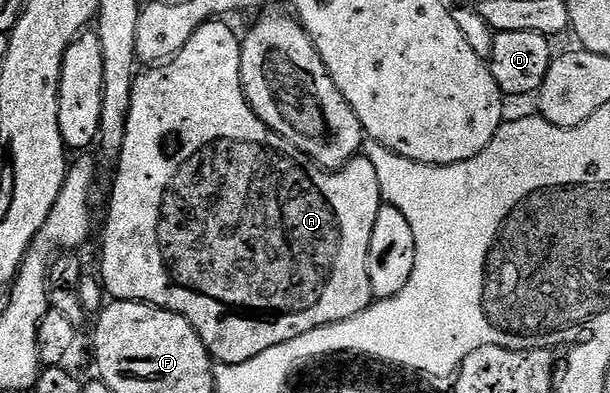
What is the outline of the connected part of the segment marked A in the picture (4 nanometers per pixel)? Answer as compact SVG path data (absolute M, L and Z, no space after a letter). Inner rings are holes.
M213 19L206 22L205 25L200 25L198 31L194 31L194 35L190 35L190 39L176 52L172 60L165 61L155 67L145 68L137 76L132 88L130 115L126 119L126 139L118 162L120 174L117 175L116 182L112 185L112 202L108 205L108 222L104 225L104 250L100 253L100 273L98 272L98 277L104 286L105 294L109 298L117 301L143 301L146 305L153 305L155 309L165 309L171 313L182 315L188 320L190 327L194 327L194 331L198 331L198 335L205 347L208 348L208 354L212 356L213 362L221 365L237 365L254 359L254 355L262 355L262 351L270 351L270 347L274 347L278 343L298 339L298 335L306 335L306 331L314 331L318 327L330 323L342 323L346 319L358 315L372 304L374 298L370 291L370 271L366 271L366 255L370 255L370 231L374 231L374 219L380 210L382 198L378 187L378 173L374 171L374 163L370 163L368 157L357 155L340 169L331 171L322 169L315 165L306 154L298 152L286 138L275 133L266 123L262 123L262 119L258 119L258 115L252 110L250 103L244 97L244 88L240 85L241 38L238 33L236 37L235 31L226 22L227 20L224 19Z

